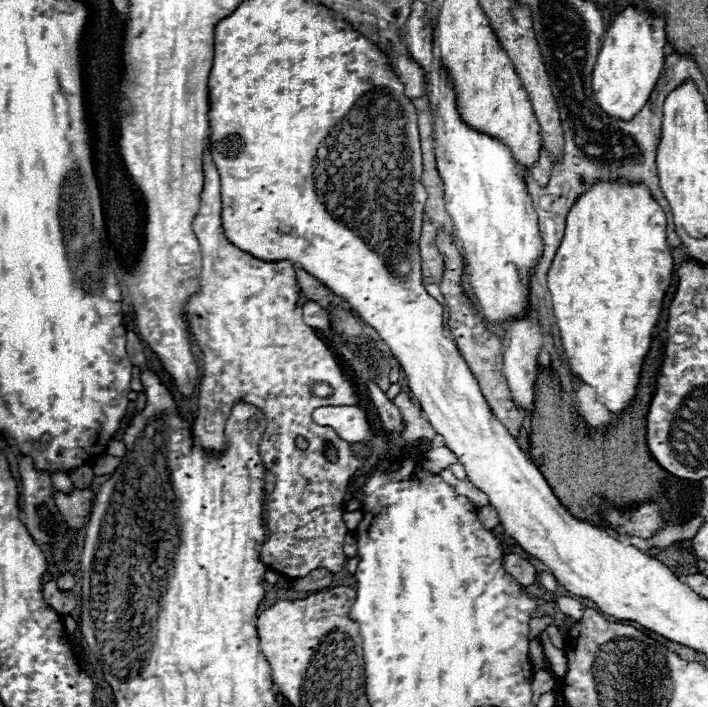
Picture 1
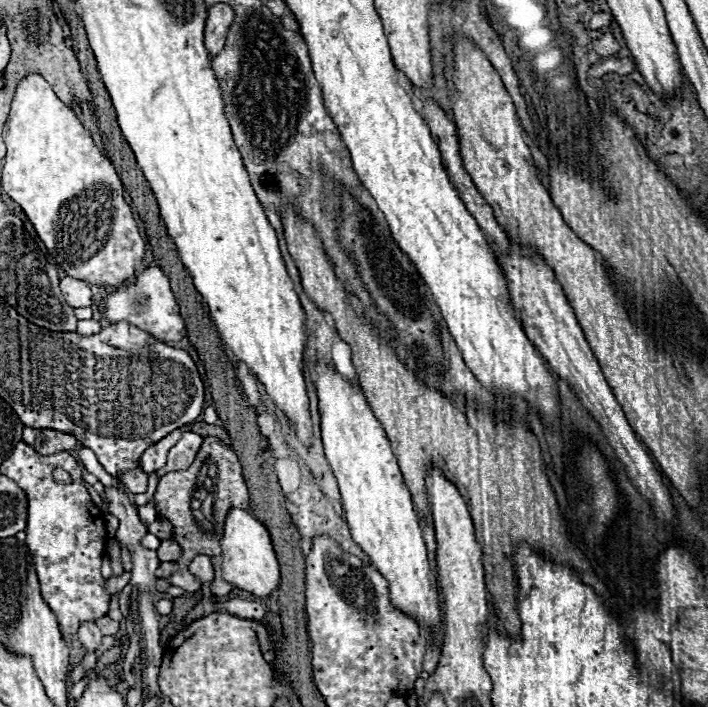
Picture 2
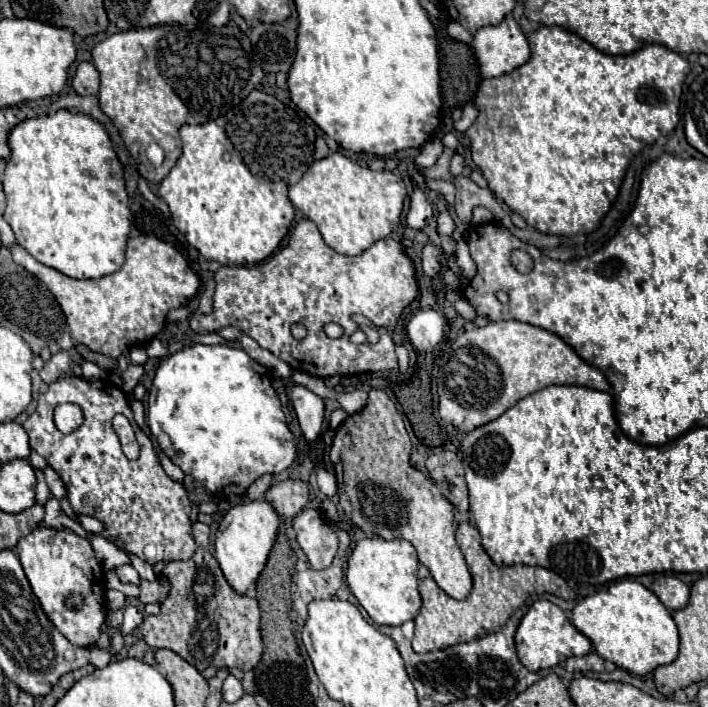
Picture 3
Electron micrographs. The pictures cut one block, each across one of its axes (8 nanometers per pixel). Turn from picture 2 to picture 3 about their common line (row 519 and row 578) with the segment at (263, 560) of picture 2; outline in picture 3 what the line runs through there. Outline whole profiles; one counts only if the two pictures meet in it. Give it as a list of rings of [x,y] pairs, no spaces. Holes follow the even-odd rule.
[[[252,500],[252,502],[236,504],[222,518],[218,532],[216,532],[216,540],[214,540],[214,556],[228,584],[236,592],[246,594],[256,586],[256,578],[260,576],[266,564],[266,558],[268,558],[268,552],[276,540],[278,526],[280,526],[278,514],[274,506],[266,500]]]

